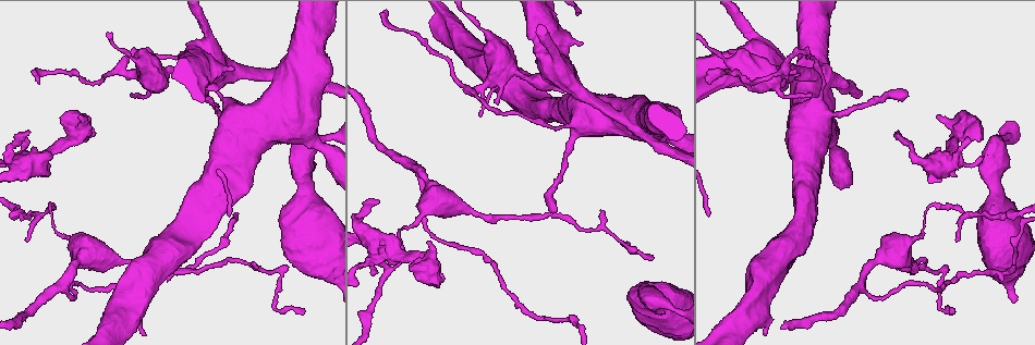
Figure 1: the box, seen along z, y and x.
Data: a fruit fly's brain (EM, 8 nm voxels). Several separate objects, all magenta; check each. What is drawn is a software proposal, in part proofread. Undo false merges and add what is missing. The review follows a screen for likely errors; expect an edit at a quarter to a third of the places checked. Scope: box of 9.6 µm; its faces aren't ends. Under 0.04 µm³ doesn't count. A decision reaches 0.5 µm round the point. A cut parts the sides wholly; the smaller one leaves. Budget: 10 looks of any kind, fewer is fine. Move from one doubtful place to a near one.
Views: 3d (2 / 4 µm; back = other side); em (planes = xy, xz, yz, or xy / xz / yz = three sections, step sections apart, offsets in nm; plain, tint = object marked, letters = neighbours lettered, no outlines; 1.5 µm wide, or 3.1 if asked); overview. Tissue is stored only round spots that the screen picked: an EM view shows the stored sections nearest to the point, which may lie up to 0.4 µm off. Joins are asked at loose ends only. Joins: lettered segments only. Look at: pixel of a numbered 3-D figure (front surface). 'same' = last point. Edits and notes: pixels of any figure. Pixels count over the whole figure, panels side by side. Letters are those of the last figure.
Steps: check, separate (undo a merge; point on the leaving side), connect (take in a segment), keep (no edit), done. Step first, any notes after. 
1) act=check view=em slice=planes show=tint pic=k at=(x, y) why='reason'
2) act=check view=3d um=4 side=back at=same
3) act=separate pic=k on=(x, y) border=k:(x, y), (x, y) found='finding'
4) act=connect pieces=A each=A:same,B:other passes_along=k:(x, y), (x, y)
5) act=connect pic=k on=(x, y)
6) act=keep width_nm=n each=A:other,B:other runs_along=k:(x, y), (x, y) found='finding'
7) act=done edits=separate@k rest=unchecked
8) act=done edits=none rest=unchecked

act=check view=em slice=planes show=letters pic=1 at=(476, 89)

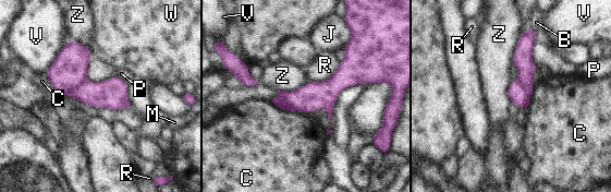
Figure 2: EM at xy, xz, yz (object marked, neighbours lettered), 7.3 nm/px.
act=separate pic=2 on=(107, 94) width_nm=170 each=B:other,C:other,J:other,M:other,P:other,R:other,V:other,W:other,Z:other part_leaving=2:(369, 81), (282, 96) found='two neurons meet here'

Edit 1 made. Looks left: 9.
act=check view=3d um=4 pic=1 at=(376, 199) why='free end'

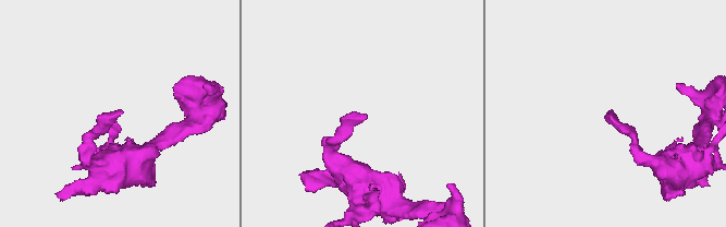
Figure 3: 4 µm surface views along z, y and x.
act=check view=em slice=planes show=plain pic=3 at=(610, 112) why='need the tissue'

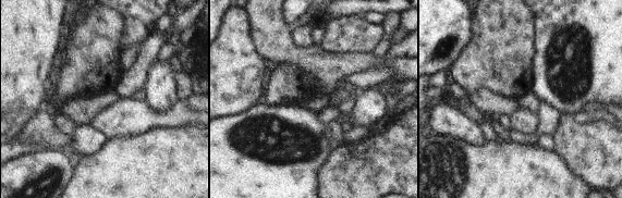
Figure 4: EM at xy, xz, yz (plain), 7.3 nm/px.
act=check view=em slice=planes show=letters at=same why='what lies round it'

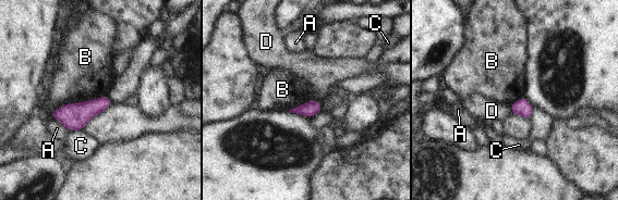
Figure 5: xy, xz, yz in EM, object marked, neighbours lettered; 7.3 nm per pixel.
act=keep width_nm=120 each=A:other,B:other,C:other,D:other border=5:(107, 95), (69, 102), (53, 110) found='no lettered segment goes on from it'

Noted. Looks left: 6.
act=check view=em slice=planes show=letters pic=1 at=(49, 210) why='abrupt turn'

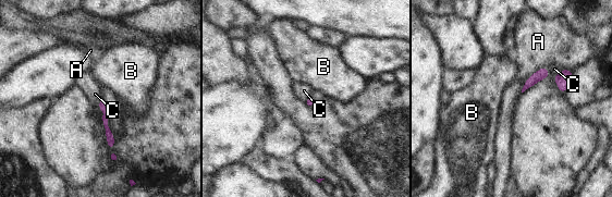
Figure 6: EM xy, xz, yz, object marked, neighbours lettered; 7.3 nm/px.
act=keep each=A:other,B:other,C:other runs_along=6:(101, 105), (111, 146) found='one neuron here'

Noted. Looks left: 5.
act=done edits=separate@2 rest=unchecked

